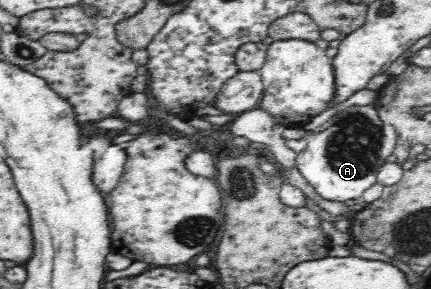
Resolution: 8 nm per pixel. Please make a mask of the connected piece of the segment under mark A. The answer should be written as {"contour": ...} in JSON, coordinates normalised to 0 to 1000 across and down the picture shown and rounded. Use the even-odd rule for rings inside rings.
{"contour":[[[810,363],[791,374],[787,391],[763,405],[749,453],[719,453],[708,474],[712,509],[708,522],[687,529],[689,595],[726,644],[735,671],[749,689],[800,699],[810,689],[838,689],[845,661],[875,637],[875,599],[898,550],[921,516],[921,453],[912,436],[896,429],[882,405],[870,363]]]}

